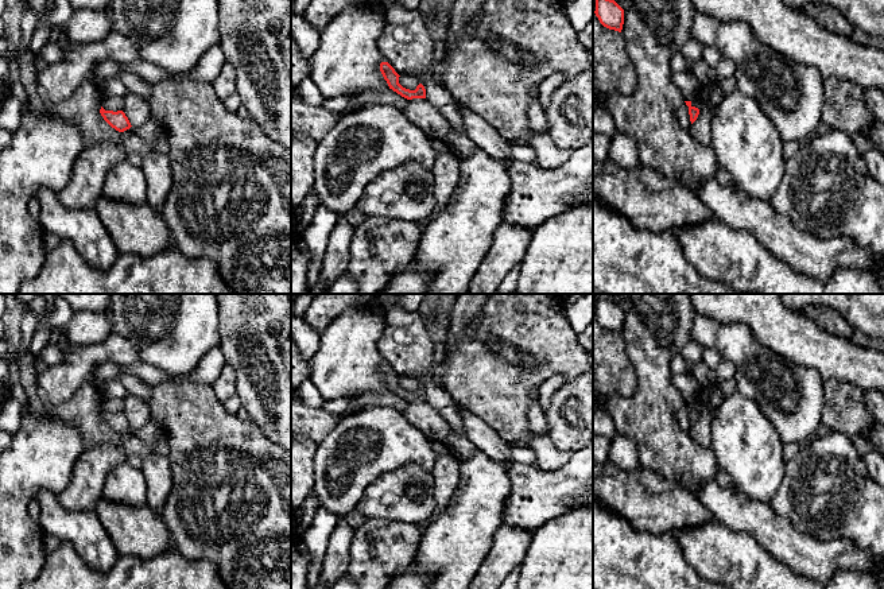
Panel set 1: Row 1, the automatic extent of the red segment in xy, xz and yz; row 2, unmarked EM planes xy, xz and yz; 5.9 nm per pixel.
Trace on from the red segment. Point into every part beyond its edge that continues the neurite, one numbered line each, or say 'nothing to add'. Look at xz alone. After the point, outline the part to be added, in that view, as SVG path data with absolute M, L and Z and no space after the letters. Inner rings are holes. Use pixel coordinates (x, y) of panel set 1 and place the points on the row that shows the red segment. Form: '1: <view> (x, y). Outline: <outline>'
nothing to add

